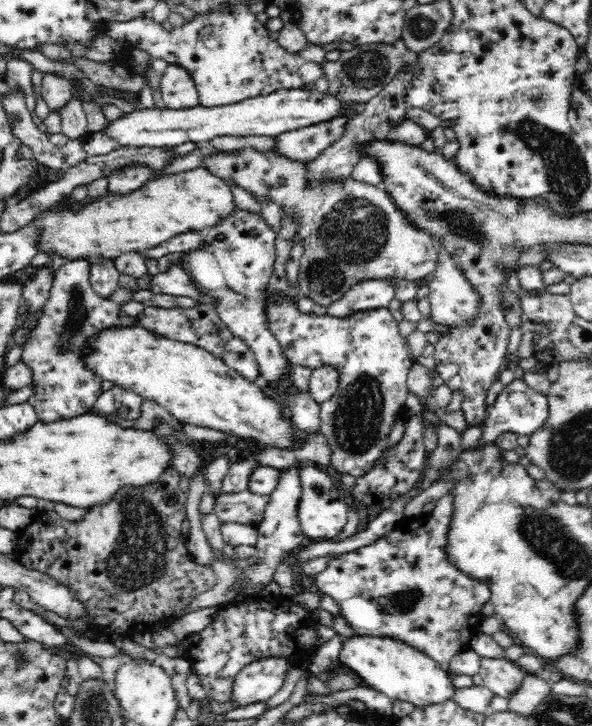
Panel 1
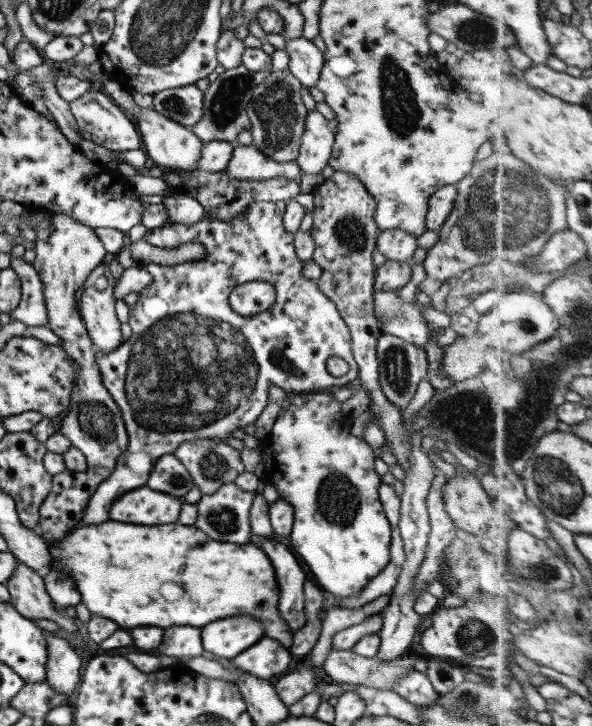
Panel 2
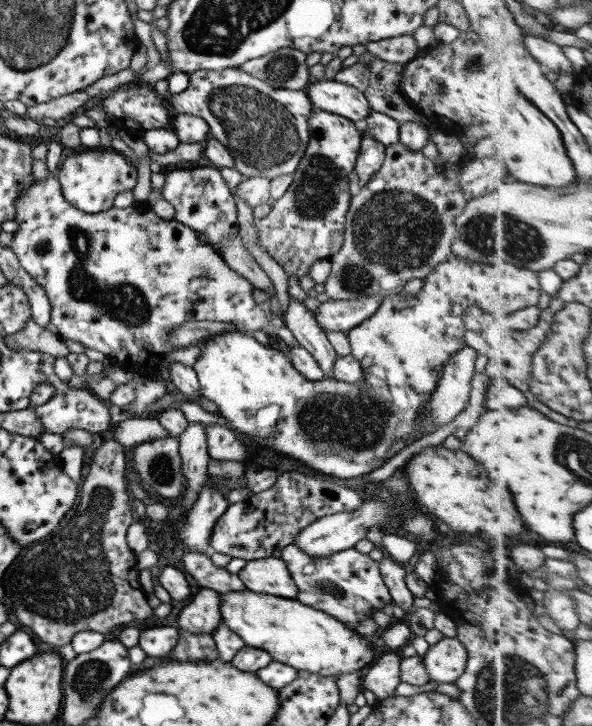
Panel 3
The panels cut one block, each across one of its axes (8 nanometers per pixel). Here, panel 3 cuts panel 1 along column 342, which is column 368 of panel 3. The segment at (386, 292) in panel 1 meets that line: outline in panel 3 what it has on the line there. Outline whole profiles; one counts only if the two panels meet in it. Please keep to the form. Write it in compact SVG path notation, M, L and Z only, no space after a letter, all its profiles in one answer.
M364 295L354 300L332 300L320 303L315 319L324 332L345 332L370 318L384 298Z

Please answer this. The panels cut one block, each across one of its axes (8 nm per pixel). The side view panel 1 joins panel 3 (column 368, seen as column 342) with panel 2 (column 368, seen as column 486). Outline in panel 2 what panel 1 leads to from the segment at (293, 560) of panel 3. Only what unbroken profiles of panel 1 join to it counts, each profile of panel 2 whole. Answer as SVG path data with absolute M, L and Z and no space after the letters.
M382 484L379 489L379 500L382 504L385 516L391 524L391 547L390 560L380 572L377 578L372 579L357 596L340 599L340 608L359 609L367 602L379 596L388 596L393 592L394 586L398 584L398 578L402 574L403 562L405 561L404 543L399 531L401 498L392 486Z

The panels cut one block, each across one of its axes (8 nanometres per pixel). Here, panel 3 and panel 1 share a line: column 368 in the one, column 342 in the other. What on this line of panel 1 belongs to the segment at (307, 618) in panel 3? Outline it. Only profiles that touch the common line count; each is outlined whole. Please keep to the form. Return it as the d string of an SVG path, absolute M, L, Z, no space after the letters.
M360 636L343 638L339 662L356 675L362 684L386 694L393 700L410 702L414 706L428 706L453 700L457 688L452 679L433 658L393 638Z

